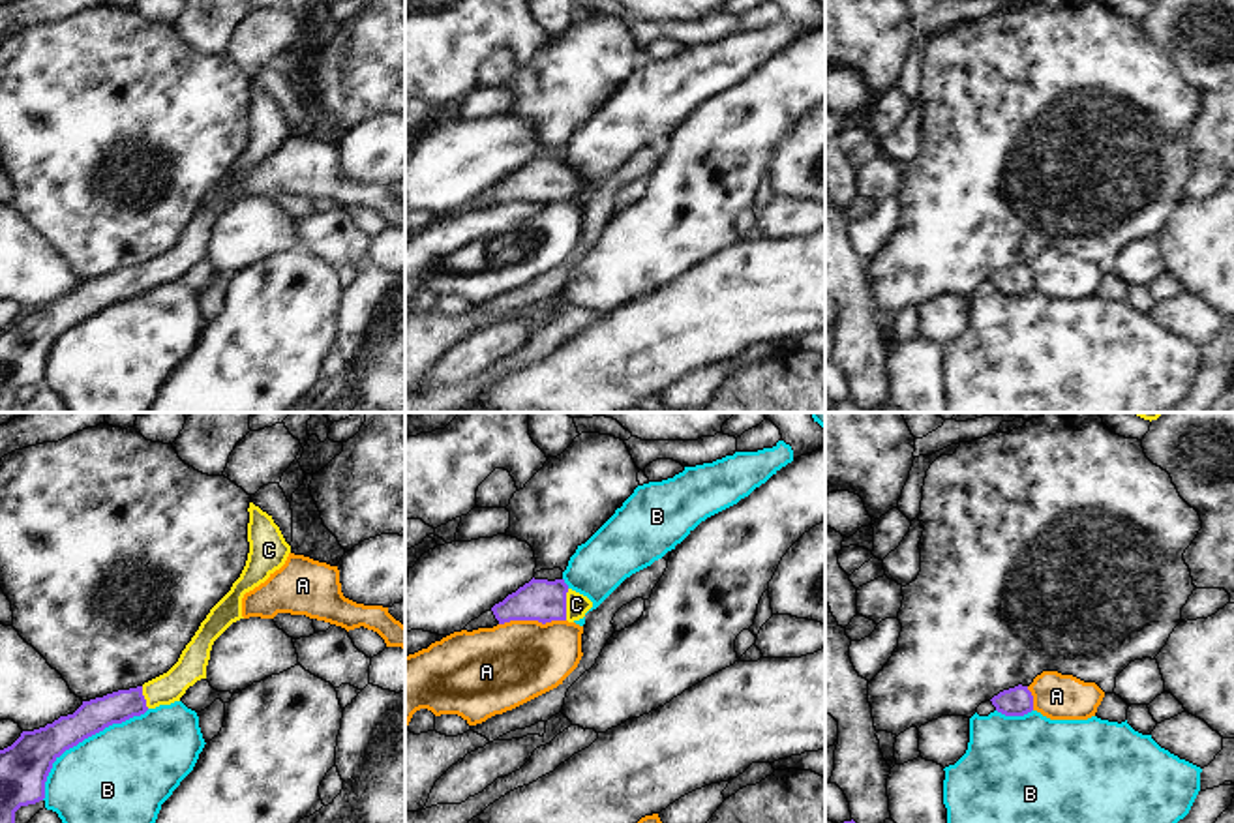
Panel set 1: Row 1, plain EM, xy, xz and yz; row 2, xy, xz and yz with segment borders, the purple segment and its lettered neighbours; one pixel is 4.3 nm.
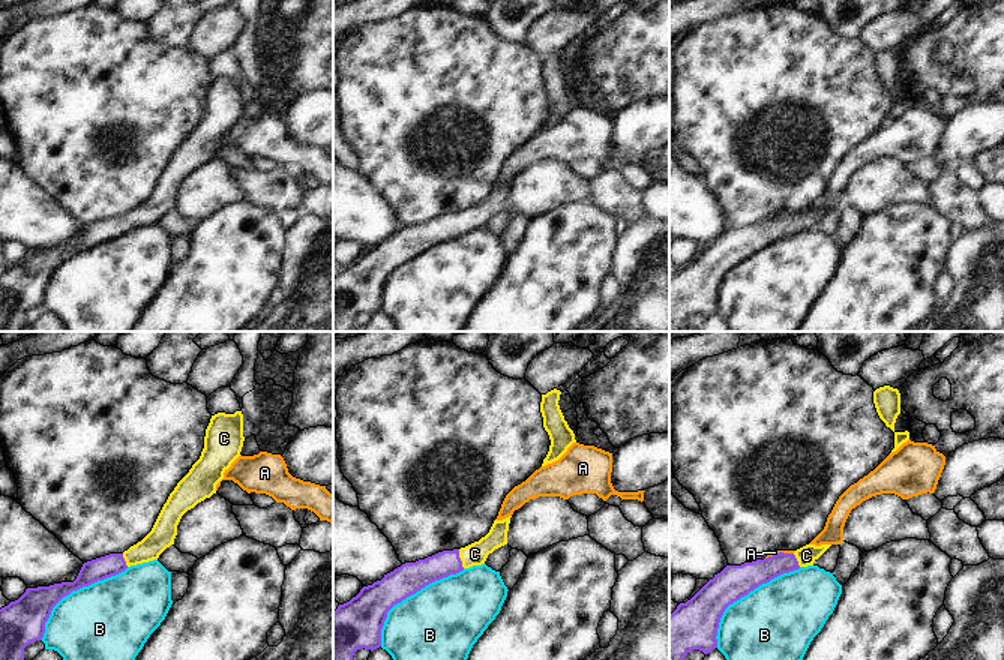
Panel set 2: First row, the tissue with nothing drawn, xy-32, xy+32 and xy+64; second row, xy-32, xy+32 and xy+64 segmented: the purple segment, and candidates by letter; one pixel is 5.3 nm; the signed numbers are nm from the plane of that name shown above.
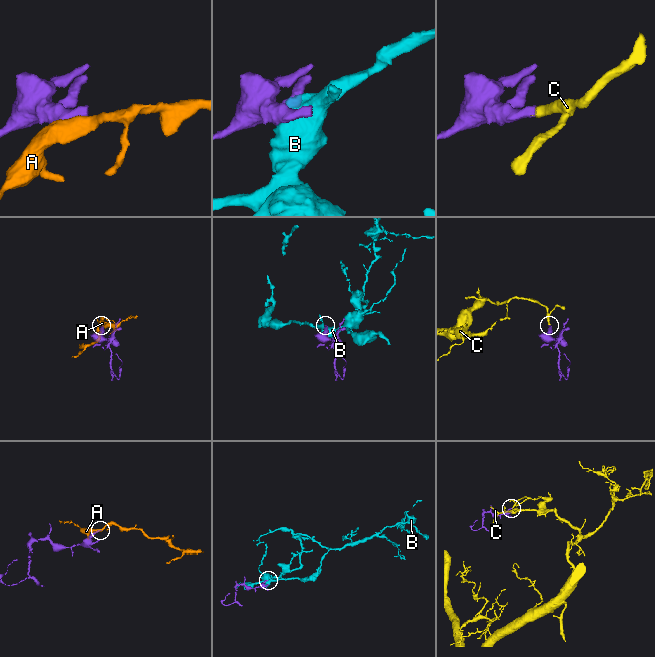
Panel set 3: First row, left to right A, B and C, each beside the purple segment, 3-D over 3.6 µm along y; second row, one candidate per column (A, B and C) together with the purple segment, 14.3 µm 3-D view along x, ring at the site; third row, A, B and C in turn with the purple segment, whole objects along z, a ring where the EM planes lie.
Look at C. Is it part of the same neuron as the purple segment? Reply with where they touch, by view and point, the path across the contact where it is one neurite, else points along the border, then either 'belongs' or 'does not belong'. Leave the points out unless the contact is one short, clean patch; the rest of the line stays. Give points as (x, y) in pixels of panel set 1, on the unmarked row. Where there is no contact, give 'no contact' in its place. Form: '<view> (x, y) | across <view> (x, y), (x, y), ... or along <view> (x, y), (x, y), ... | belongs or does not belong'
xz (565, 184) | across xz (542, 180), (565, 184), (576, 184) | belongs

